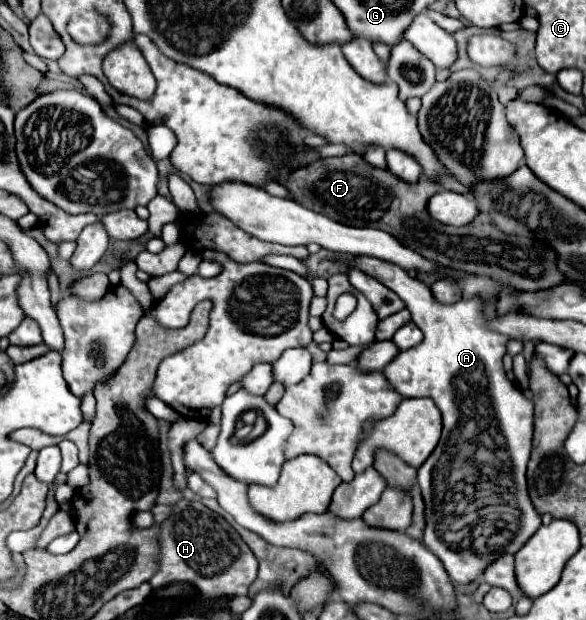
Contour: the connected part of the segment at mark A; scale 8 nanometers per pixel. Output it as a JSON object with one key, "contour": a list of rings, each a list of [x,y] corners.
{"contour":[[[358,256],[354,258],[352,262],[348,262],[350,268],[358,268],[362,270],[364,274],[376,278],[378,282],[382,282],[384,286],[388,286],[390,290],[394,290],[404,302],[406,302],[406,308],[410,310],[412,314],[412,322],[422,330],[424,334],[424,340],[412,348],[412,350],[404,350],[400,352],[382,372],[386,376],[386,380],[390,382],[390,386],[404,398],[432,398],[434,404],[438,406],[438,410],[442,412],[442,438],[438,442],[438,446],[434,448],[434,452],[430,454],[430,458],[418,468],[418,484],[422,488],[422,496],[424,496],[424,502],[426,502],[426,530],[424,530],[424,544],[428,546],[428,550],[432,550],[434,556],[440,558],[440,562],[444,564],[448,576],[458,582],[458,584],[468,584],[472,580],[476,580],[486,564],[490,564],[492,560],[496,560],[502,552],[510,552],[510,554],[516,554],[518,548],[522,548],[522,544],[526,544],[526,540],[540,528],[540,516],[538,512],[534,512],[534,506],[530,504],[530,498],[526,496],[526,464],[528,464],[528,458],[530,458],[530,448],[532,448],[532,410],[534,410],[534,404],[532,400],[524,398],[522,392],[512,384],[508,382],[506,378],[506,372],[502,368],[502,356],[506,352],[506,336],[498,336],[496,332],[486,332],[486,328],[482,328],[482,324],[478,324],[478,300],[460,300],[458,304],[452,304],[452,306],[442,306],[442,304],[434,304],[434,298],[430,296],[430,288],[424,286],[420,280],[416,278],[410,278],[406,272],[402,272],[402,268],[398,268],[396,264],[386,264],[384,260],[374,260],[374,258],[368,258],[368,256]]]}

